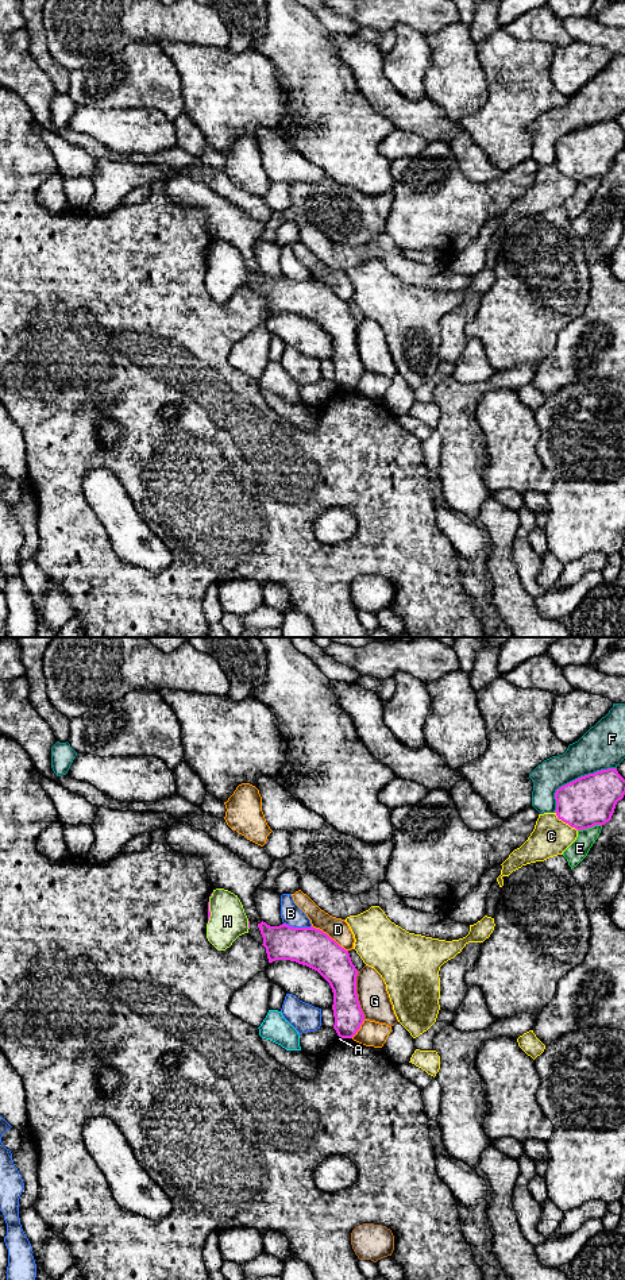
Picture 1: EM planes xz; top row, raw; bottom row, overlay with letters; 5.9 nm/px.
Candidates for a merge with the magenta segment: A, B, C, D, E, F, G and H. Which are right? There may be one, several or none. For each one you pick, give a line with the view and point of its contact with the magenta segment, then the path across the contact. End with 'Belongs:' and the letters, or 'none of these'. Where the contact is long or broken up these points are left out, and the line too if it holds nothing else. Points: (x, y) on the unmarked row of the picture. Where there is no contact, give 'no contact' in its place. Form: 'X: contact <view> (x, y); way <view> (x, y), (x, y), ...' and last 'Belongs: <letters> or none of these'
H: contact xz (209, 263); way xz (208, 254), (209, 263), (218, 263), (227, 273)
Belongs: H

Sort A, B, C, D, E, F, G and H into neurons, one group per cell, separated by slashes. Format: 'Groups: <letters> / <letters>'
Groups: A / B / C / D / E / F G / H

